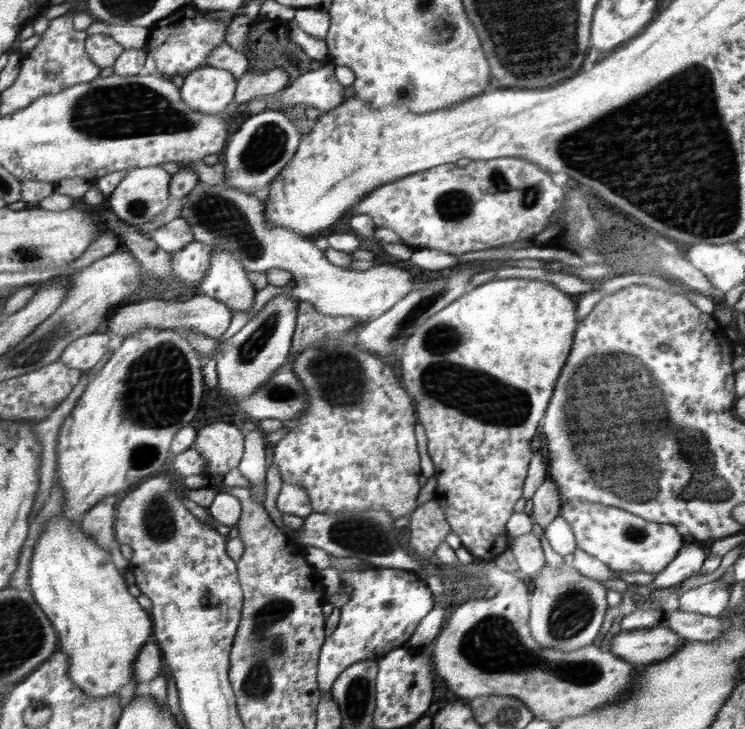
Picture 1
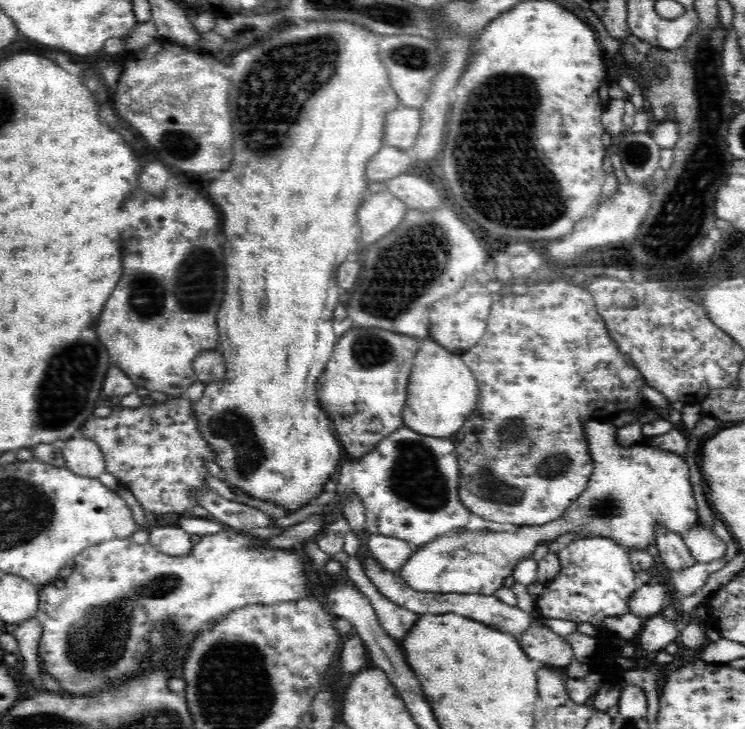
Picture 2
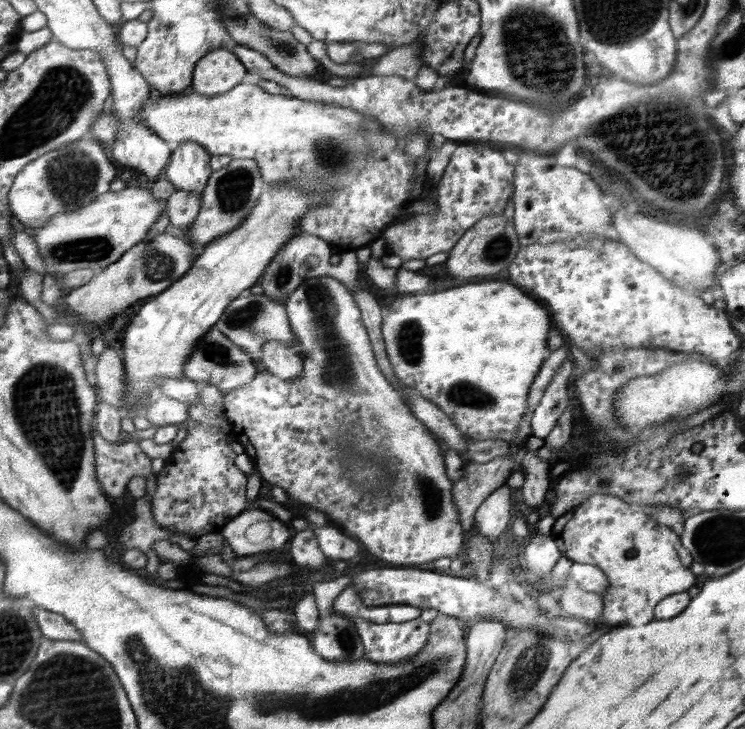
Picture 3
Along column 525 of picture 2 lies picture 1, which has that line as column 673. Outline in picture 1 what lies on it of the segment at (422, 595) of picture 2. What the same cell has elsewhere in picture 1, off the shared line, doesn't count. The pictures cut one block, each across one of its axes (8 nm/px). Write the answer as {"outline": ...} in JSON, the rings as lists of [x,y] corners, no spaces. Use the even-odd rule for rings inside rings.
{"outline":[[[677,609],[664,617],[663,625],[688,641],[712,641],[724,631],[720,617]]]}

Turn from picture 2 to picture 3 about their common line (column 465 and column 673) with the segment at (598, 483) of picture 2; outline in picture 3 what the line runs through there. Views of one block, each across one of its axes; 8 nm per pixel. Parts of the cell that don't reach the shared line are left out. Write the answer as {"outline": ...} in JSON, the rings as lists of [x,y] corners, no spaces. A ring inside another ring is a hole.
{"outline":[[[592,495],[574,510],[568,511],[554,522],[550,538],[556,542],[562,557],[570,558],[573,562],[598,566],[610,585],[606,585],[604,593],[604,620],[612,626],[638,624],[644,626],[655,620],[654,607],[666,596],[684,592],[696,584],[696,574],[690,570],[692,555],[680,543],[680,539],[667,525],[662,525],[649,516],[646,508],[630,505],[627,501],[614,495]]]}

